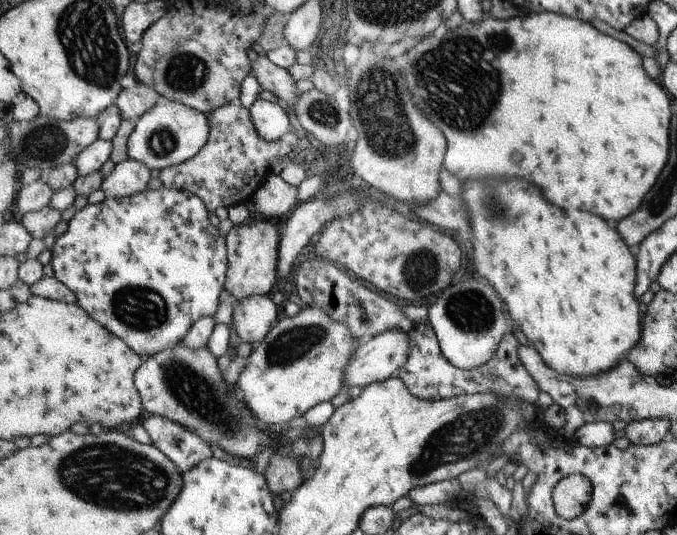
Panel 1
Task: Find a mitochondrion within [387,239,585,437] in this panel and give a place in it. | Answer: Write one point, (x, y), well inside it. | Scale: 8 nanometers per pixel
(469, 311)

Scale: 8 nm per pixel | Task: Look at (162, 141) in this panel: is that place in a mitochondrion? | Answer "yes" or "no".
yes

